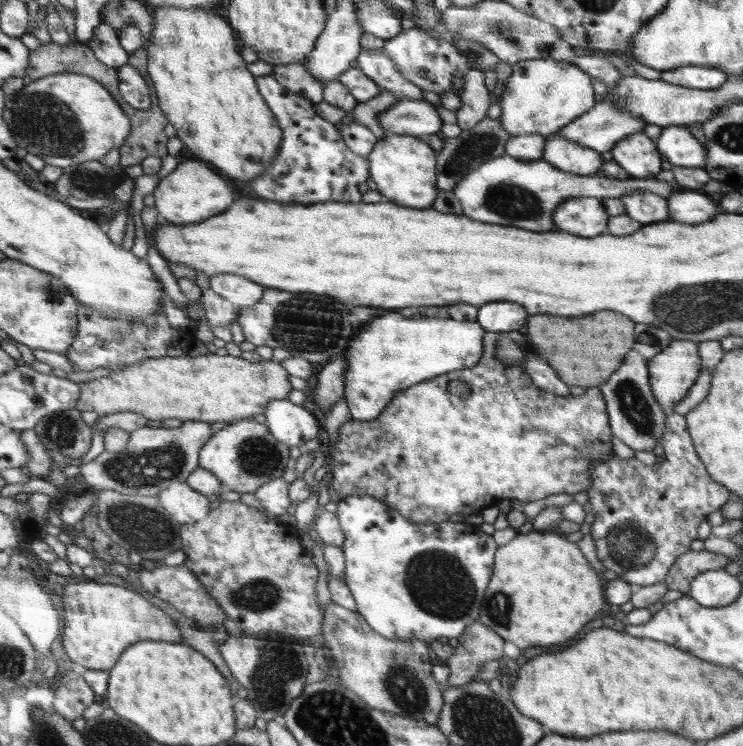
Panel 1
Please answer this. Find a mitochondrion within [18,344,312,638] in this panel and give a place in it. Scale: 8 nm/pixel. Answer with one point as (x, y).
(148, 469)

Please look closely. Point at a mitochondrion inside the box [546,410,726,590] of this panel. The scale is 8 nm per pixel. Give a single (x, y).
(632, 546)

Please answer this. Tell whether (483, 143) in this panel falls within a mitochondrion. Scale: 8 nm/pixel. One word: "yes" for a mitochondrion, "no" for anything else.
yes

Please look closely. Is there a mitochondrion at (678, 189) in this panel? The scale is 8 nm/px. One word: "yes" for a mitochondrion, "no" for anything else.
no

